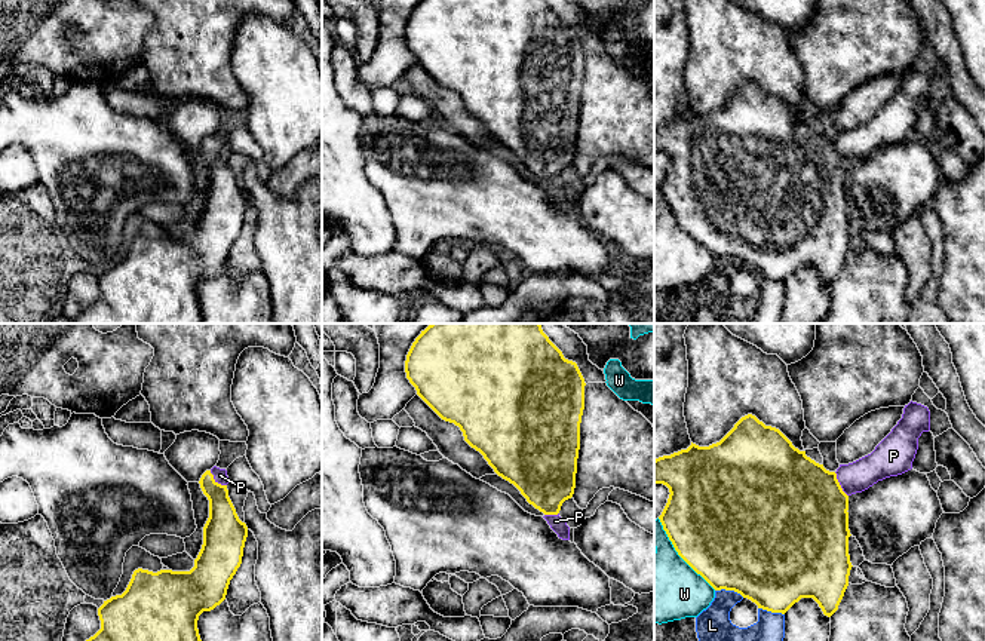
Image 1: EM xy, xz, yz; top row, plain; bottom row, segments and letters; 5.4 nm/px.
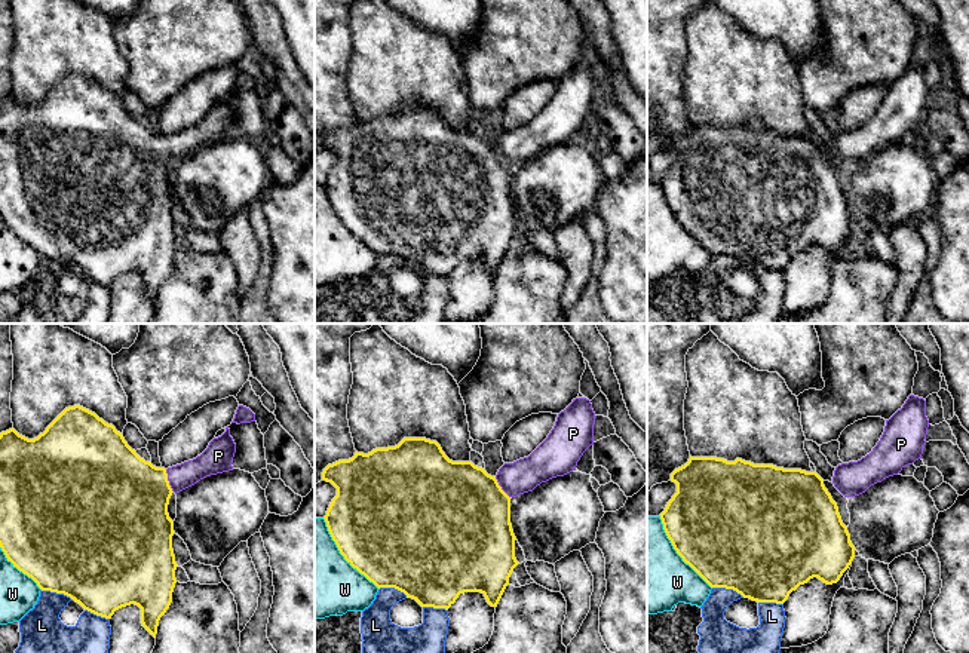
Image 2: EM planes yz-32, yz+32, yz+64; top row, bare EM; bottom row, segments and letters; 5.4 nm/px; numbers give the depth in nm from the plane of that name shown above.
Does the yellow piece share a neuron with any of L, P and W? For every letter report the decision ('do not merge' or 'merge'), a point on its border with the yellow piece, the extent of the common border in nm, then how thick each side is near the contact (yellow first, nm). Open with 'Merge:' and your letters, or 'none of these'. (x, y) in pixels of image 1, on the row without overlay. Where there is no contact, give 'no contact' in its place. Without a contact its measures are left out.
Merge: P
L: do not merge | yz (730, 257) | 170 nm | 500/200 nm
P: merge | yz (838, 152) | 150 nm | 500/170 nm
W: do not merge | yz (680, 223) | 500 nm | 500/380 nm

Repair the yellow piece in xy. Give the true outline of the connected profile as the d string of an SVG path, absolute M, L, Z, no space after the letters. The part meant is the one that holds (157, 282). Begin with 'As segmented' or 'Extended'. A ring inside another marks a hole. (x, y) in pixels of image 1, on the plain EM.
Extended. M214 134L202 142L199 151L209 168L209 185L194 234L190 239L135 237L126 258L98 276L101 297L73 323L203 323L199 283L225 267L230 248L242 231L248 194L239 187L228 165L225 137Z

